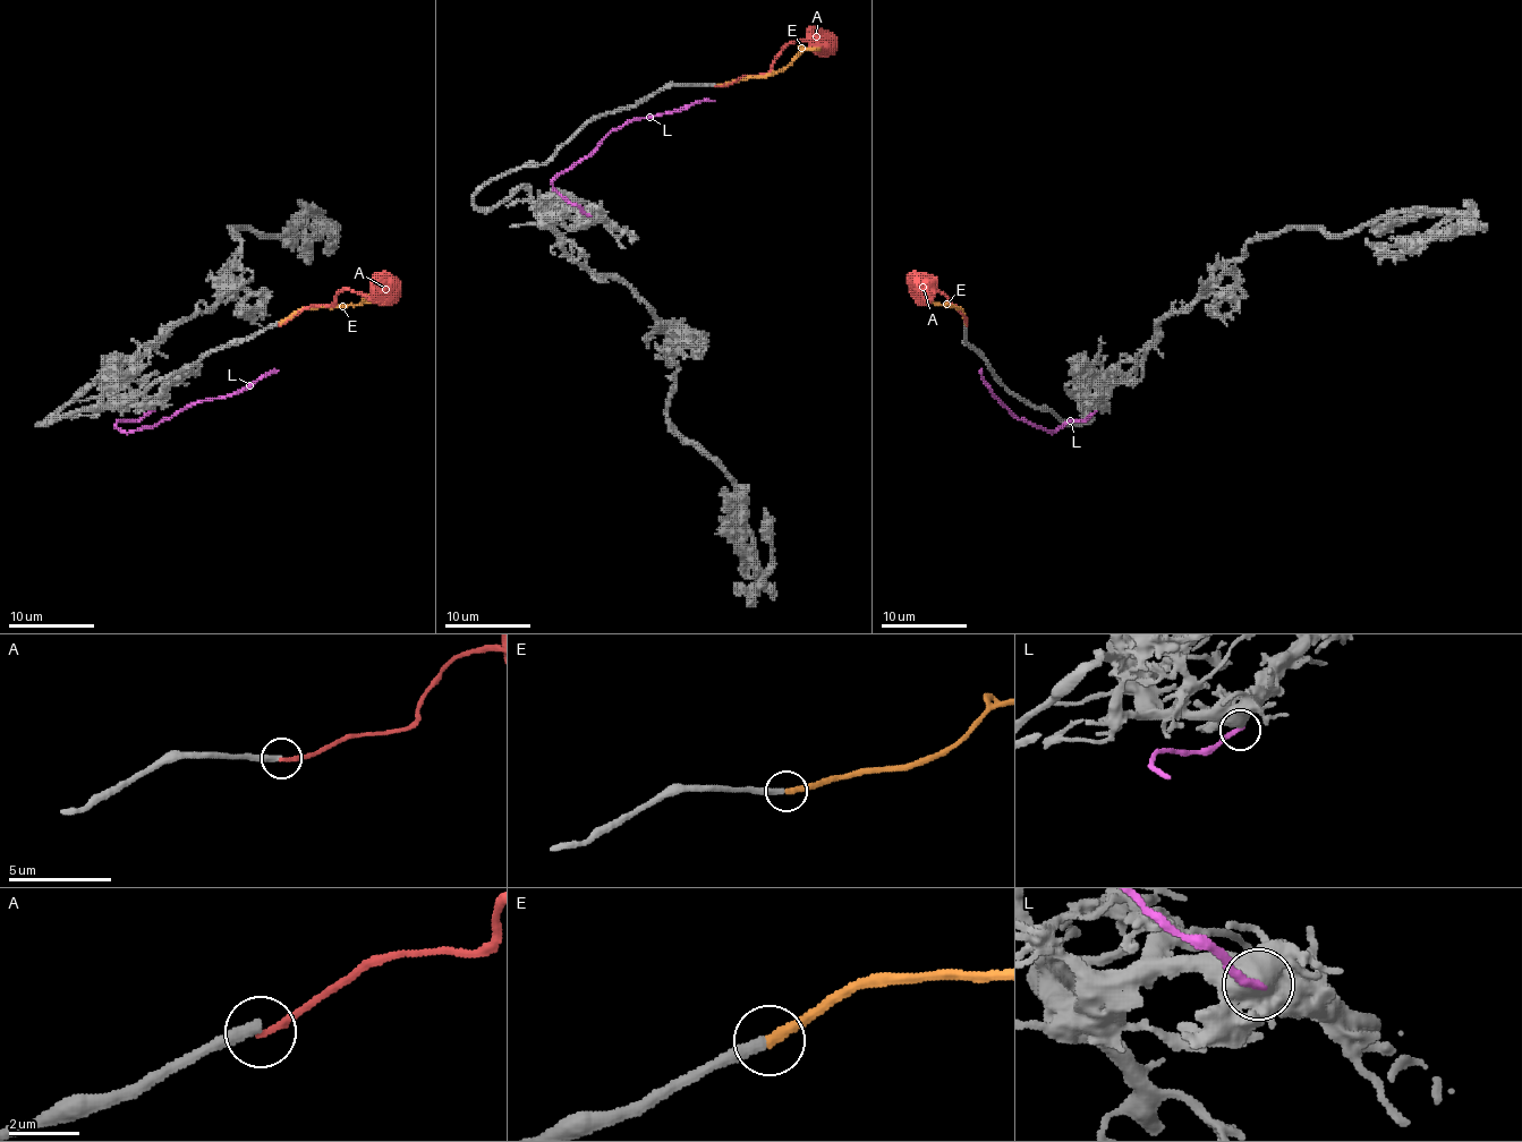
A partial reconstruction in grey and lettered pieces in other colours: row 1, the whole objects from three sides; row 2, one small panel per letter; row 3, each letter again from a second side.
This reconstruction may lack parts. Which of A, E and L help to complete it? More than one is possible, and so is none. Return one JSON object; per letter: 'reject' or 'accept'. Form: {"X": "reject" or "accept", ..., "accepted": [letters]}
{"A": "reject", "E": "accept", "L": "reject", "accepted": ["E"]}

